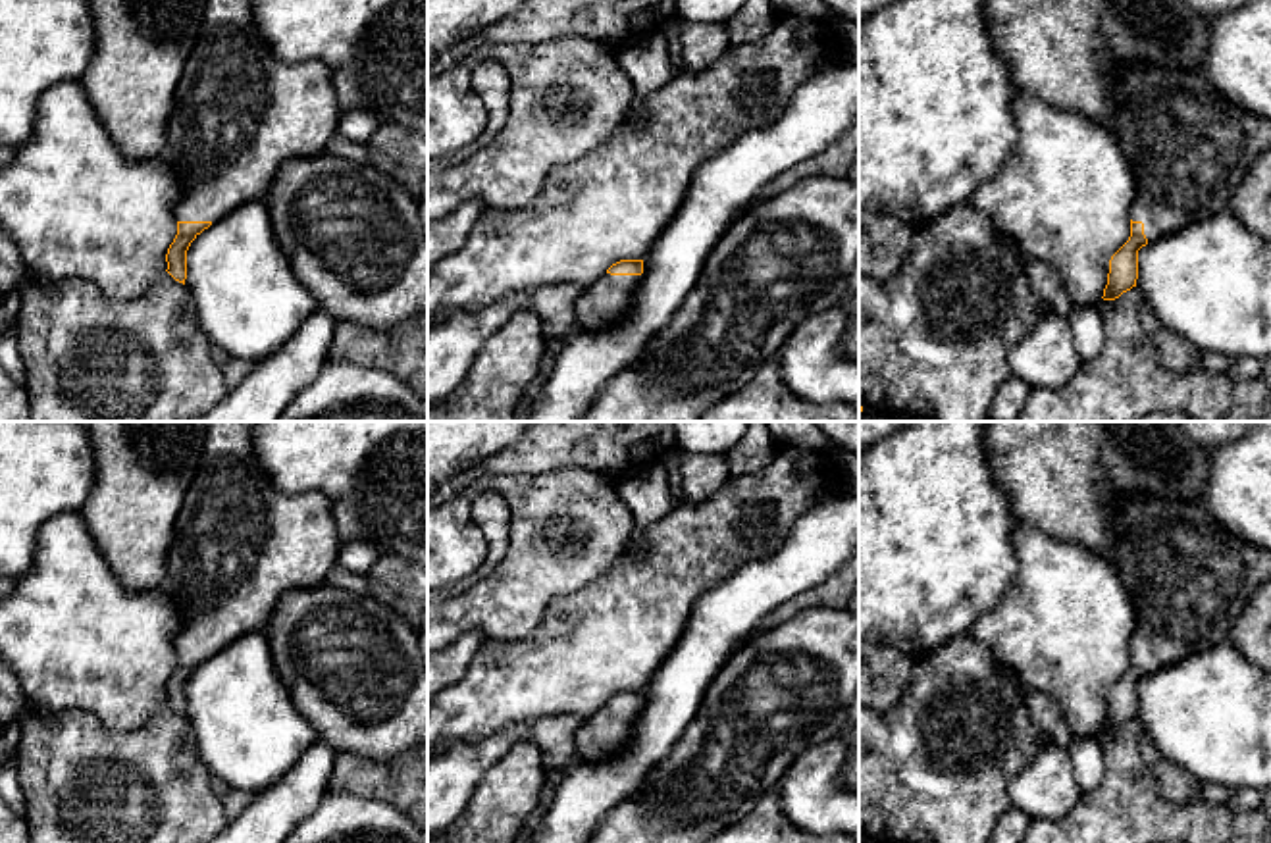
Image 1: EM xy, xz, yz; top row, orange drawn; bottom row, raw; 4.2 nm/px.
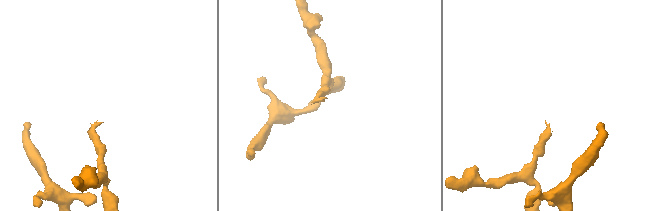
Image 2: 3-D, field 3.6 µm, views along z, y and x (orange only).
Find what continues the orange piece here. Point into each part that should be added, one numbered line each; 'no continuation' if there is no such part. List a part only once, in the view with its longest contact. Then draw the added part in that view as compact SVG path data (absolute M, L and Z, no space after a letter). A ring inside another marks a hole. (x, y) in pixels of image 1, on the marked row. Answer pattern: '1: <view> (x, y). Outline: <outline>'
1: xy (239, 114). Outline: M206 0L195 48L177 85L168 144L158 156L181 179L183 198L175 206L177 221L214 223L241 204L264 200L285 162L325 150L337 135L341 114L331 69L322 62L281 62L256 27L252 0Z

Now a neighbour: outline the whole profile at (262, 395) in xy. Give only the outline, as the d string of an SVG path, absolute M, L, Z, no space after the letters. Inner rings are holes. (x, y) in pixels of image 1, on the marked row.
M322 308L272 356L256 362L221 402L183 422L277 422L291 398L314 381L329 360L337 321Z

